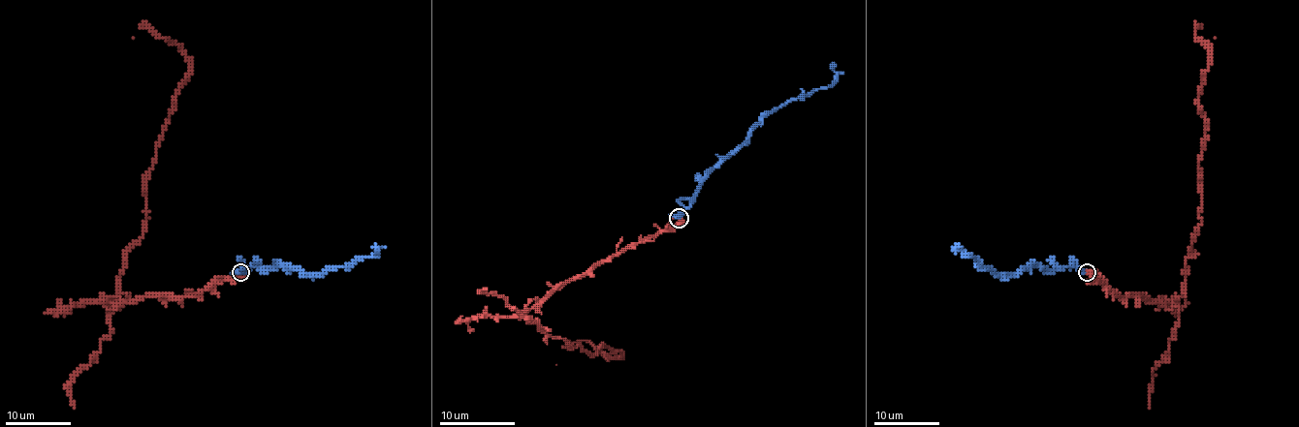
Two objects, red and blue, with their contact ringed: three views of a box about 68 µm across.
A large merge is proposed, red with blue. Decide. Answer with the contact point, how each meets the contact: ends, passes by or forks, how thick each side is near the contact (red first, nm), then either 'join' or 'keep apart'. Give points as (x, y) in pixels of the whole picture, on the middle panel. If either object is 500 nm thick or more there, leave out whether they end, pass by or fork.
place (679, 218); red passes by; blue passes by; calibres 360 and 440 nm; join

